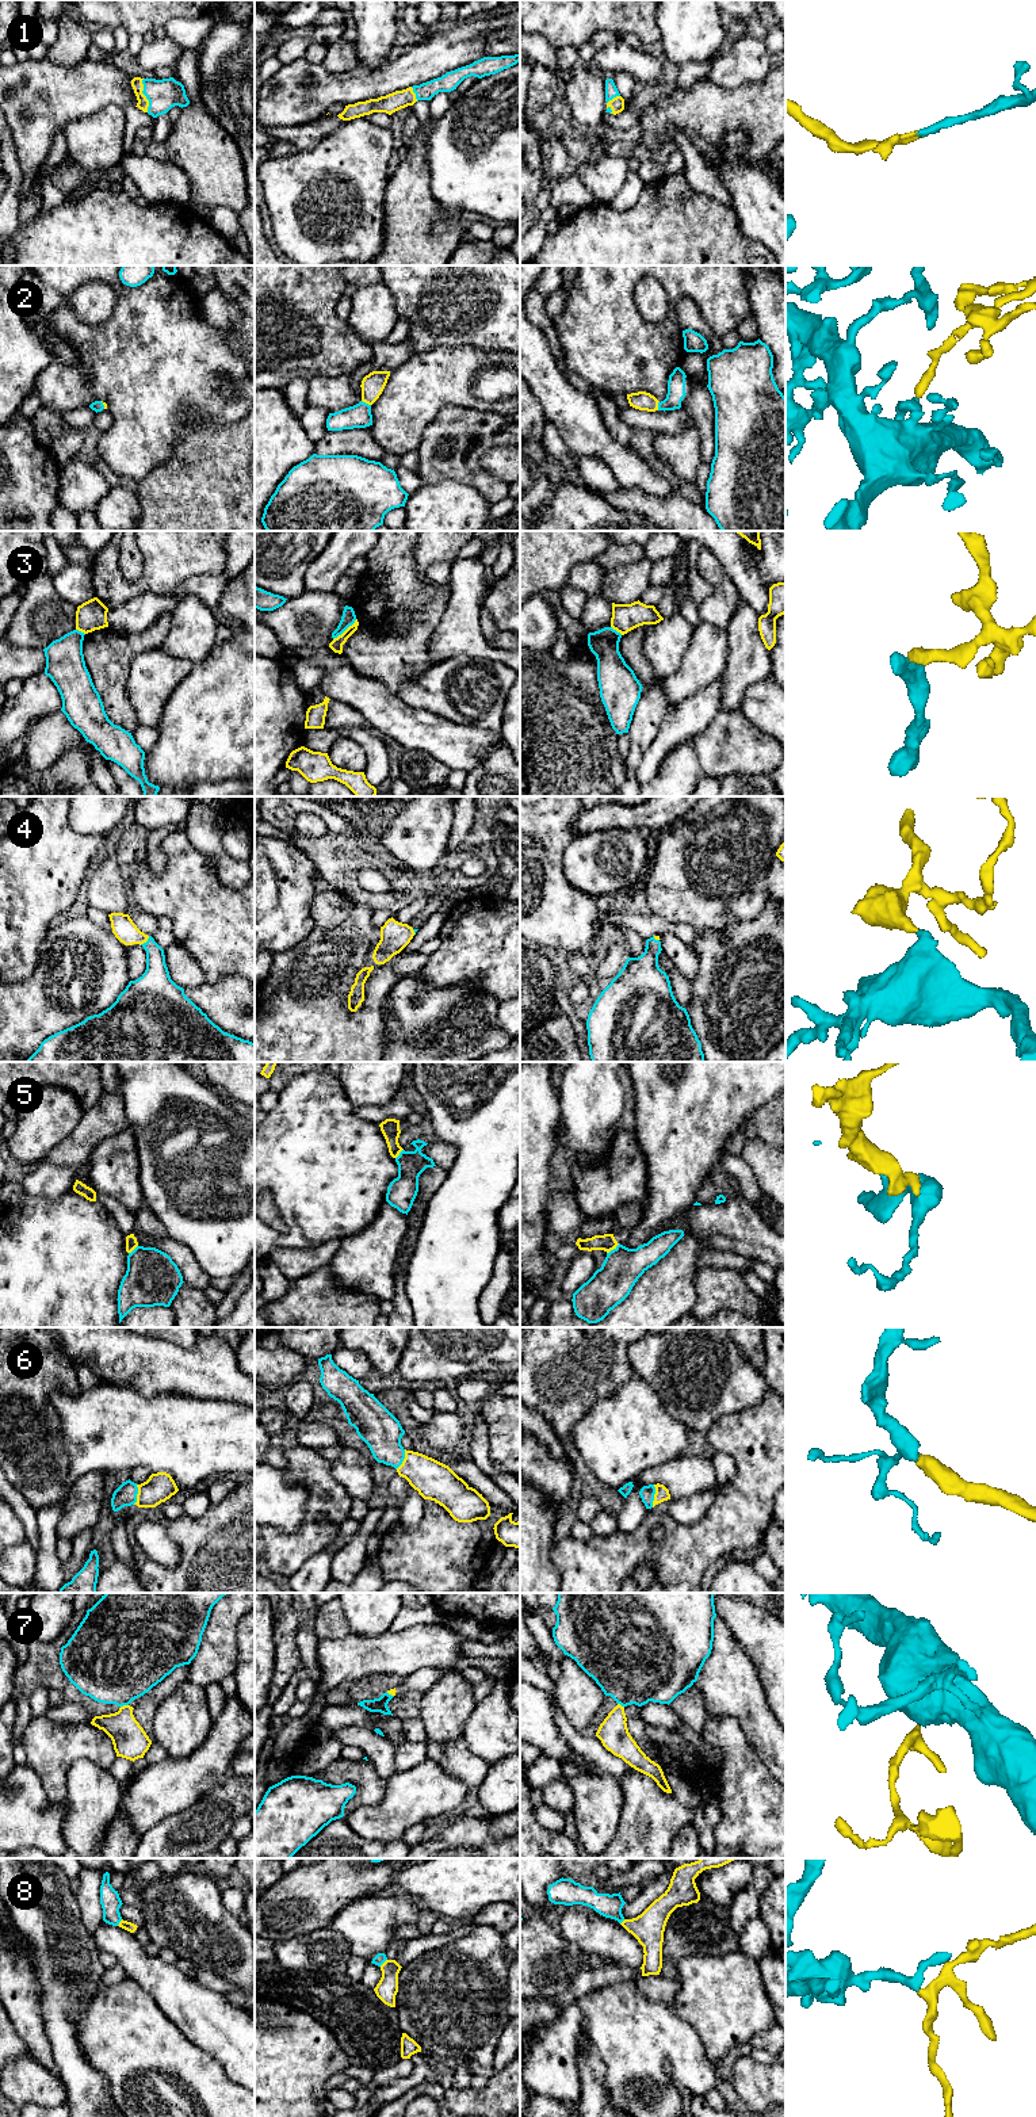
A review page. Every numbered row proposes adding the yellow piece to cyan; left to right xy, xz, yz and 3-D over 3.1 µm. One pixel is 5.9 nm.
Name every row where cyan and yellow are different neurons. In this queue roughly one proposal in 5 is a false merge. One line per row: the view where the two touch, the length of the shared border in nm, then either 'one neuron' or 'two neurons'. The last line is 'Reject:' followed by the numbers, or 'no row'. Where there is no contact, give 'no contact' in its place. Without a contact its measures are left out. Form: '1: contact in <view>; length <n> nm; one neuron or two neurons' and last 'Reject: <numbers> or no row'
1: contact in xy; length 200 nm; one neuron
2: contact in xz; length 70 nm; one neuron
3: contact in xz; length 190 nm; two neurons
4: contact in xy; length 80 nm; one neuron
5: contact in yz; length 100 nm; two neurons
6: contact in yz; length 140 nm; one neuron
7: contact in xy; length 50 nm; two neurons
8: contact in xz; length 60 nm; one neuron
Reject: 3, 5, 7

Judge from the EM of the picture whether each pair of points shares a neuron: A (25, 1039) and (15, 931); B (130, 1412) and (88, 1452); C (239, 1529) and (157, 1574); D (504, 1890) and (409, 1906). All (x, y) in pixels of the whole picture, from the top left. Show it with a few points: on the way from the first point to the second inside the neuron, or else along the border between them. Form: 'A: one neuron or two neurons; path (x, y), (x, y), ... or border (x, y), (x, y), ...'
A: two neurons; border (38, 955), (34, 970), (26, 978), (14, 982)
B: one neuron; path (119, 1422), (99, 1444)
C: one neuron; path (218, 1550), (192, 1575), (178, 1575)
D: two neurons; border (406, 1894), (423, 1907)

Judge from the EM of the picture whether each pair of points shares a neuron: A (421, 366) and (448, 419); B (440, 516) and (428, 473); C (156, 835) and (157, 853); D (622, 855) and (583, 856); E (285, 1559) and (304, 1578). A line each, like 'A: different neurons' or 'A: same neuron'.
A: different neurons
B: different neurons
C: same neuron
D: same neuron
E: different neurons

